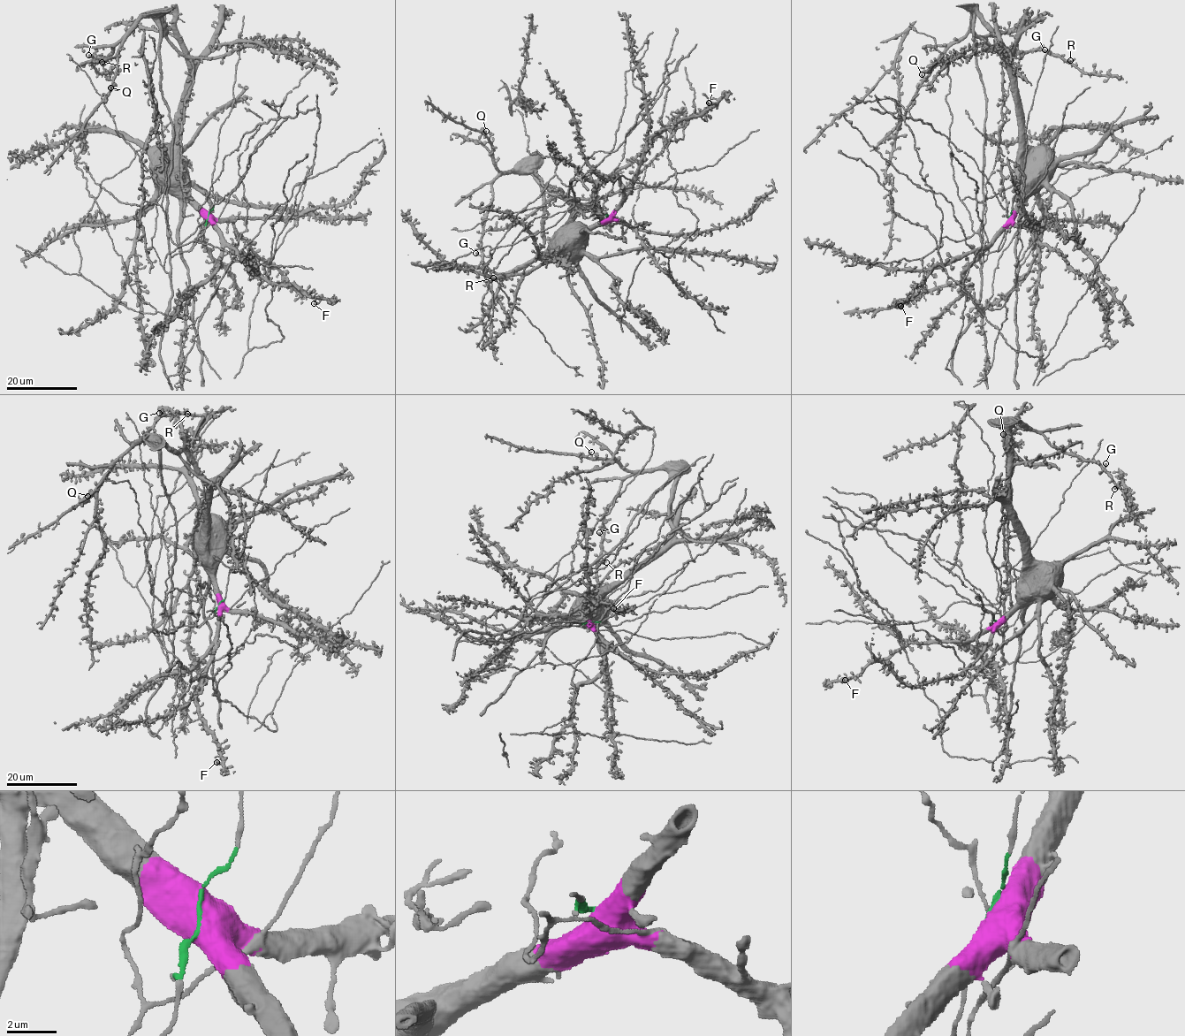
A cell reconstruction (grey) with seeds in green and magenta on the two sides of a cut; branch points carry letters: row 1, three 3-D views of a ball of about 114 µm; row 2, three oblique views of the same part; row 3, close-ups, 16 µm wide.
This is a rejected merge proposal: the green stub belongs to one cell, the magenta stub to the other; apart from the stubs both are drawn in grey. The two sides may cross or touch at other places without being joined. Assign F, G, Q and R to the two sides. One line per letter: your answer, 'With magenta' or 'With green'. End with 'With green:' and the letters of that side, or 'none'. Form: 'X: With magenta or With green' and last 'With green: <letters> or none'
F: With magenta
G: With green
Q: With green
R: With green
With green: G, Q, R

